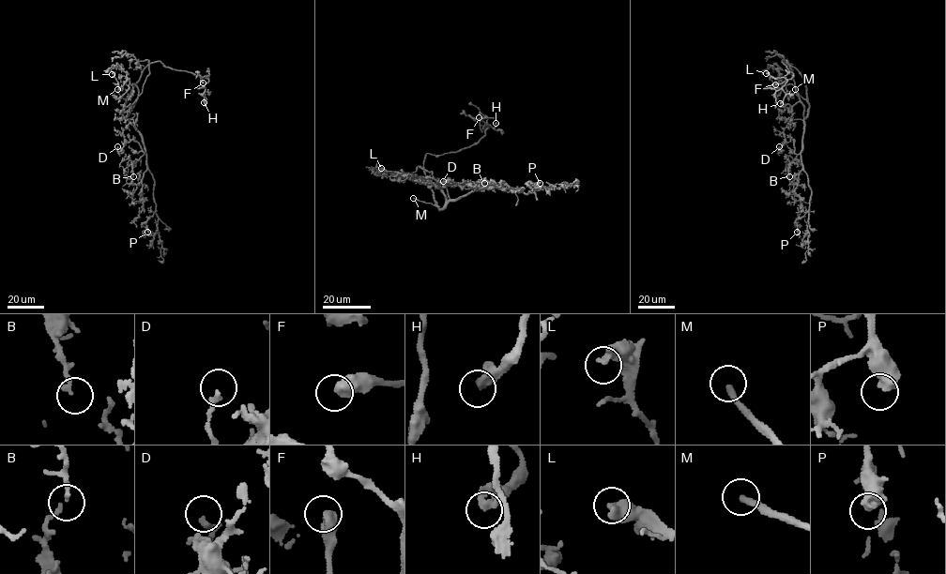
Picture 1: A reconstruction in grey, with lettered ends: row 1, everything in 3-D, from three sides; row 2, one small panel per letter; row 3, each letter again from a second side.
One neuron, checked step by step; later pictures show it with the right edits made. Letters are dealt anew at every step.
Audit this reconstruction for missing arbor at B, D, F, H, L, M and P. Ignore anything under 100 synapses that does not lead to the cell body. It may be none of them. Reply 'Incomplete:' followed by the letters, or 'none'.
Incomplete: M

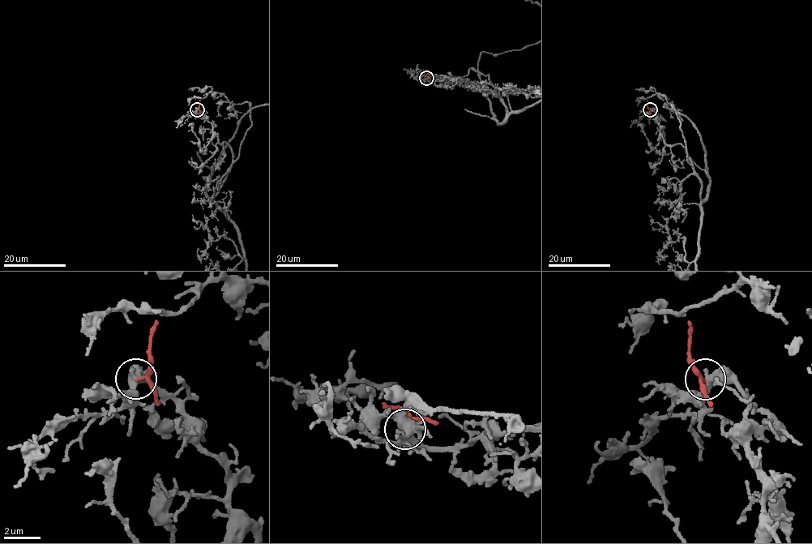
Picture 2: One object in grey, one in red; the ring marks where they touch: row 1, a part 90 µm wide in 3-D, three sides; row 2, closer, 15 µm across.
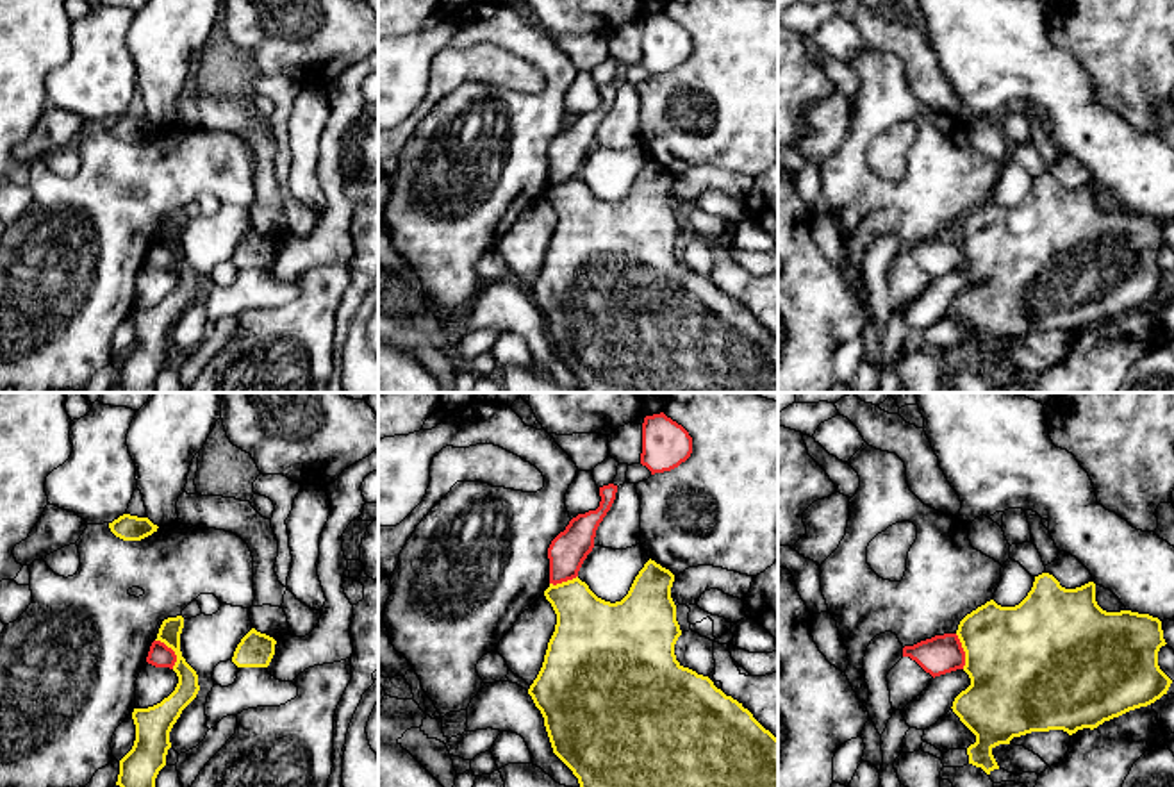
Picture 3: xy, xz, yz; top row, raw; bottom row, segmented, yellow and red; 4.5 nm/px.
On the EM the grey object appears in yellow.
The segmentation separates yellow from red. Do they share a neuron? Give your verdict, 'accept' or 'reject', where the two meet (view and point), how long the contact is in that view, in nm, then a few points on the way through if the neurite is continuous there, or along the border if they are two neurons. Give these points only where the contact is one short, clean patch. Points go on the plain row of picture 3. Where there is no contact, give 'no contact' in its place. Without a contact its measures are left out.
reject | xy (173, 250) | 160 nm | along xy (156, 240), (173, 252), (173, 268)

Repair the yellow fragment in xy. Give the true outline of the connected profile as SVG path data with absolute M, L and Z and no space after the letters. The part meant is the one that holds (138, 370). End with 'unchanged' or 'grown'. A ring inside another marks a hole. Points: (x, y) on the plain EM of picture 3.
M182 216L164 220L159 228L155 241L164 243L177 255L173 271L178 277L178 284L161 303L148 309L134 309L136 341L132 350L120 360L116 382L123 393L155 393L155 378L166 366L166 355L171 348L169 332L200 291L198 275L180 252L182 228Z; unchanged

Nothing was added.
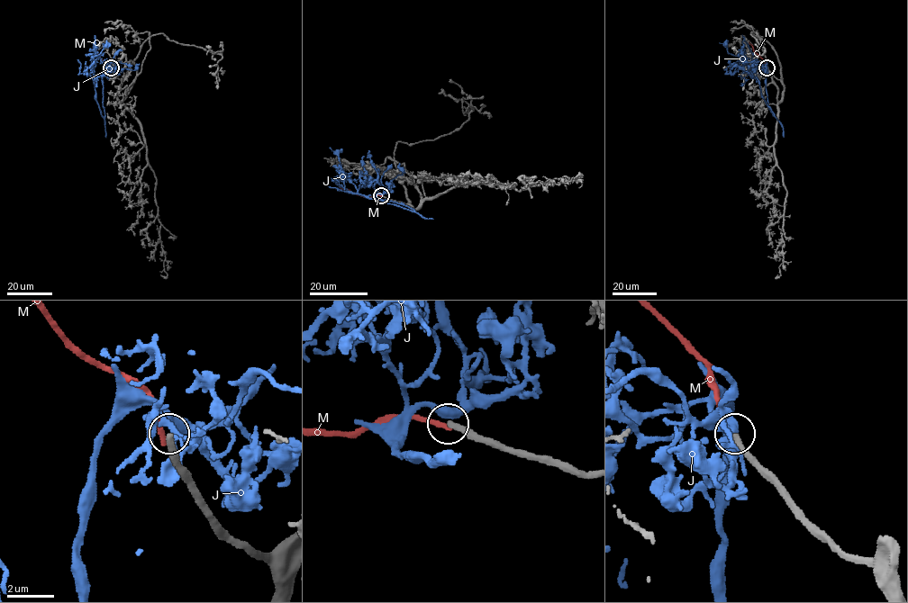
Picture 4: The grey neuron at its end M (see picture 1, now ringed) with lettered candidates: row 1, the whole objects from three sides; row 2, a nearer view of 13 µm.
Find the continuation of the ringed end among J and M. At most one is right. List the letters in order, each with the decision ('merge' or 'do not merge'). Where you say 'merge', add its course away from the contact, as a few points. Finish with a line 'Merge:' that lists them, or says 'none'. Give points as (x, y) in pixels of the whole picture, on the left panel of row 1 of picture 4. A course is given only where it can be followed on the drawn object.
J: do not merge
M: do not merge
Merge: none

